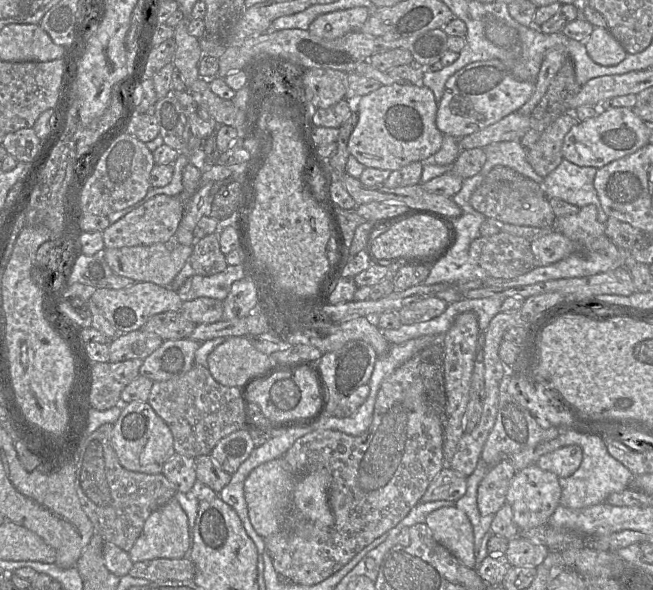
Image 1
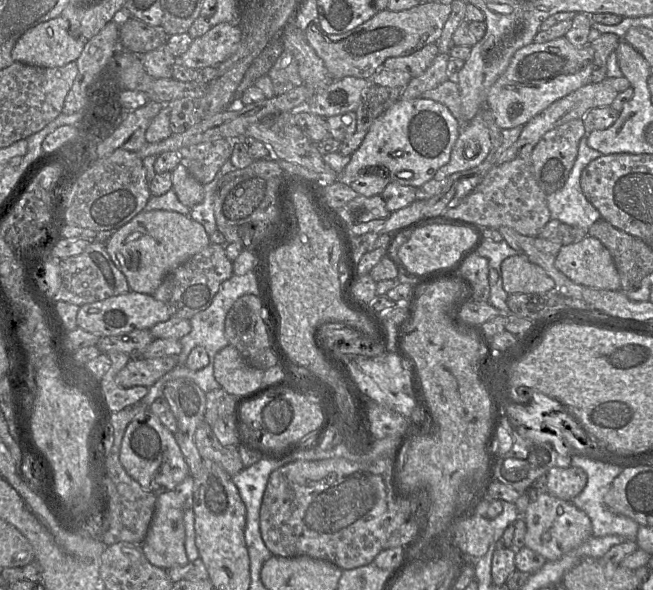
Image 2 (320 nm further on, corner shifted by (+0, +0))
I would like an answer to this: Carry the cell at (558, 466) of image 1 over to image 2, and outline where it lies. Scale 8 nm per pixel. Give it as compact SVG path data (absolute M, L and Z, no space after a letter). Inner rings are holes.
M552 467L547 472L548 493L565 500L572 501L587 484L587 474L579 467Z

